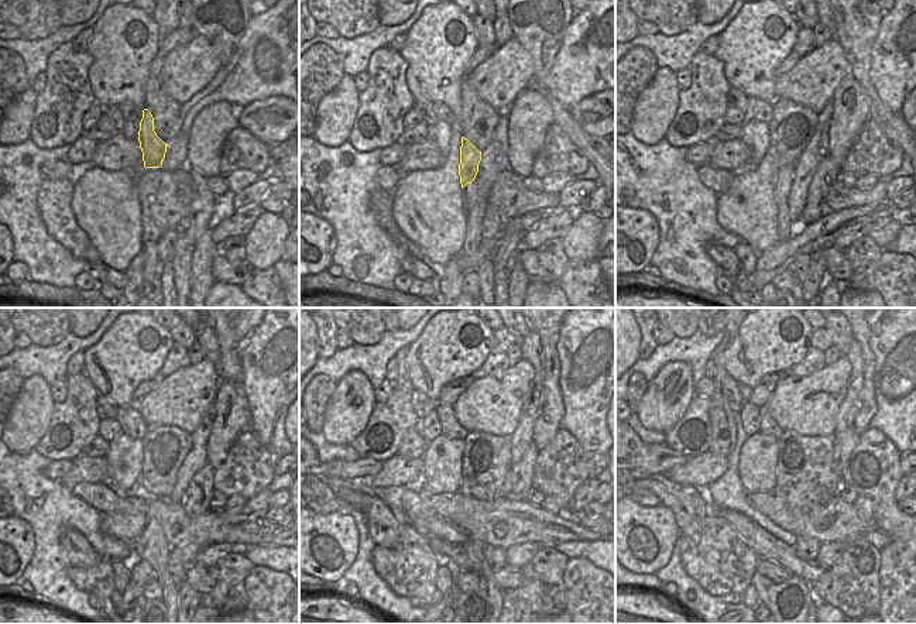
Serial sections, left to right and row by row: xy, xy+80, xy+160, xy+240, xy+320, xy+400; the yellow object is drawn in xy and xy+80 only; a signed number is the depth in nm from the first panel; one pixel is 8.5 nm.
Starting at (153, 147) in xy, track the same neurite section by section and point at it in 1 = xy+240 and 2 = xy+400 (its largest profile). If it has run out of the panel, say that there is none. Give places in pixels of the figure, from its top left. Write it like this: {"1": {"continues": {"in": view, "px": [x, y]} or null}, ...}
{"1": {"continues": {"in": "xy+240", "px": [151, 545]}}, "2": {"continues": {"in": "xy+400", "px": [812, 593]}}}

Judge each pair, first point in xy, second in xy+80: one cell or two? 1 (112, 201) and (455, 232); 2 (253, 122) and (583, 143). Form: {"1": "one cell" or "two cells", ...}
{"1": "one cell", "2": "two cells"}

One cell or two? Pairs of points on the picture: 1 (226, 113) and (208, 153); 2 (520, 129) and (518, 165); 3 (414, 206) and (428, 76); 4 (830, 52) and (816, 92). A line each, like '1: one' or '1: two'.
1: one
2: one
3: one
4: one

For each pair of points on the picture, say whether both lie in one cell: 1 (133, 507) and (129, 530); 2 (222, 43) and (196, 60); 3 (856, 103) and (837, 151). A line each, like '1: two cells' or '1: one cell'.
1: two cells
2: two cells
3: one cell

